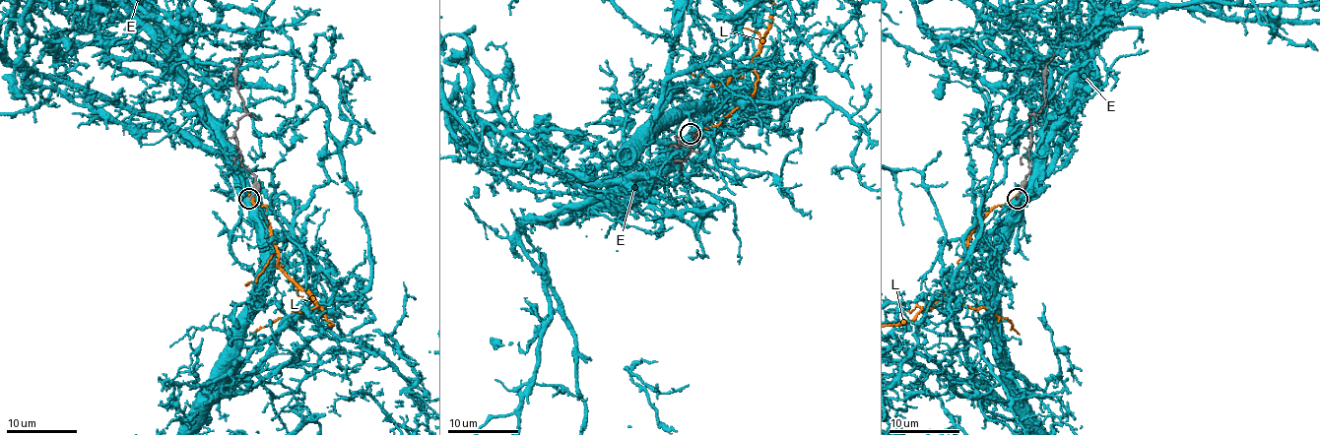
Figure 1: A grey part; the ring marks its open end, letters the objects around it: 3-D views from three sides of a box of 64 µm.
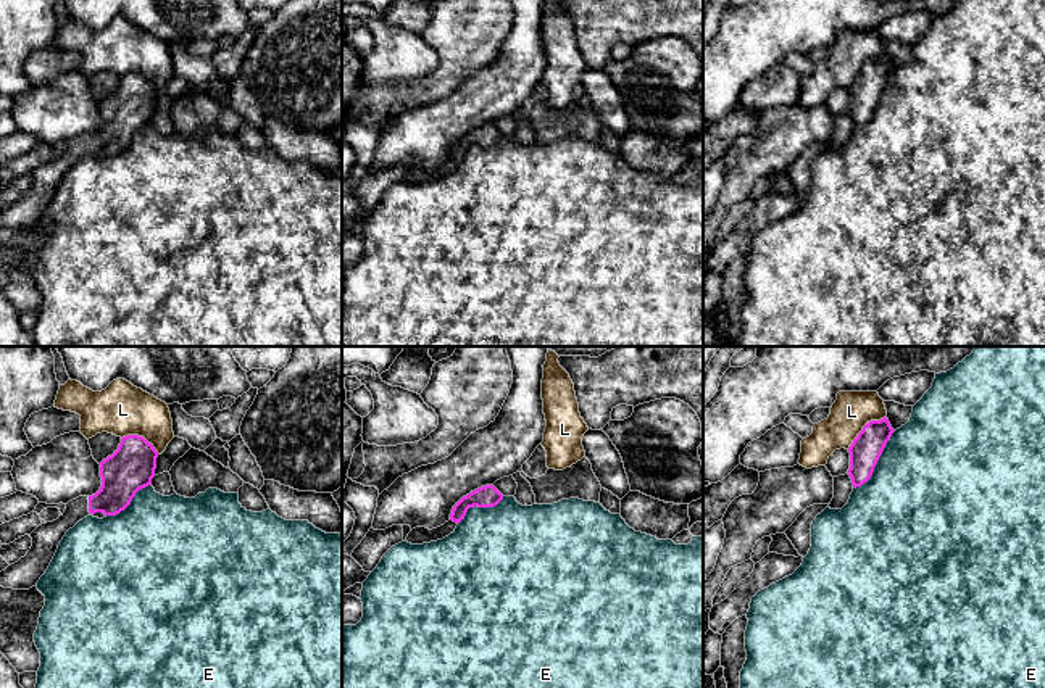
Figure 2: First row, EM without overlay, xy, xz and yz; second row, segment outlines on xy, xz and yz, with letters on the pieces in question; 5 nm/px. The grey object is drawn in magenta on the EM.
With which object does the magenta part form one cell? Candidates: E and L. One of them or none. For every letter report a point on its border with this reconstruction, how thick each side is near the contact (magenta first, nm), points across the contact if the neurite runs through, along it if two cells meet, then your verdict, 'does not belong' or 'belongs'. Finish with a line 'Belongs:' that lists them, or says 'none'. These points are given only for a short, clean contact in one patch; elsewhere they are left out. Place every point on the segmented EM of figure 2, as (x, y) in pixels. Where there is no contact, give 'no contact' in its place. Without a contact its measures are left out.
E: contact yz (876, 463); calibres 160 and 500 nm; does not belong
L: contact yz (863, 427); calibres 160 and 190 nm; border yz (886, 416), (870, 421), (847, 448); does not belong
Belongs: none

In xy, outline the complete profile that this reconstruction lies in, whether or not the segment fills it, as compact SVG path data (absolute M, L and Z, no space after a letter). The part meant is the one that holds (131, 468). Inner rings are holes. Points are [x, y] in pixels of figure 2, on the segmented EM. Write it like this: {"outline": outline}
{"outline": "M123 437L118 450L100 462L100 490L92 496L69 501L56 520L39 525L29 535L32 546L27 554L0 572L0 586L13 590L35 586L69 528L89 514L119 514L139 490L152 485L156 458L158 451L144 437Z"}

